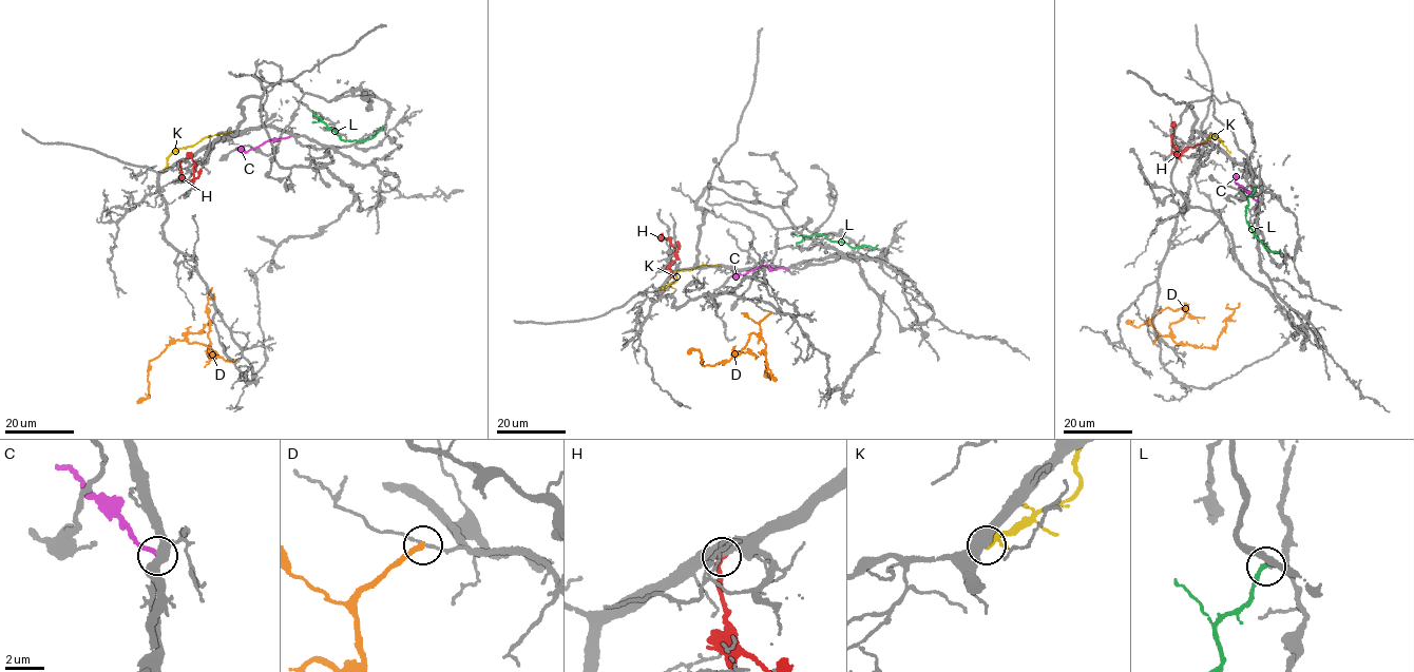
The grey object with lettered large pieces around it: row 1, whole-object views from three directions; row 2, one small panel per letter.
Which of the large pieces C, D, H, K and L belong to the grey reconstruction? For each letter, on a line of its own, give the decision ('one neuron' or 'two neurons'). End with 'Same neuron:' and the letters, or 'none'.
C: two neurons
D: two neurons
H: two neurons
K: one neuron
L: two neurons
Same neuron: K

